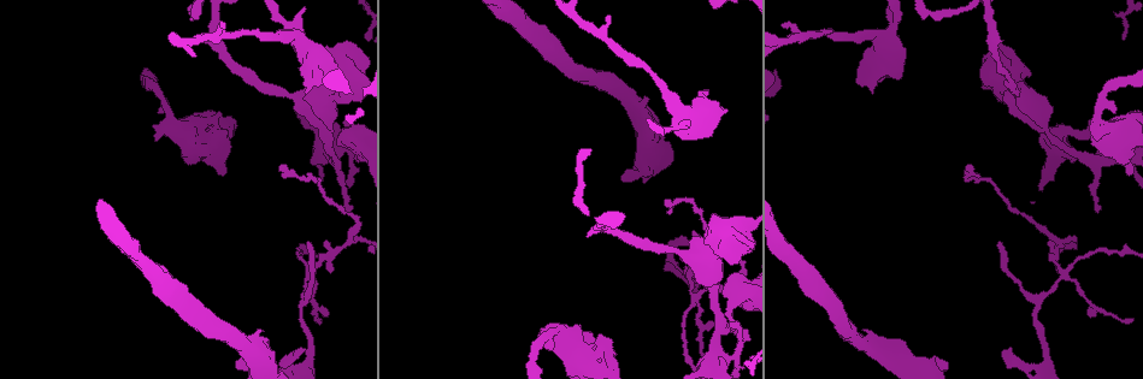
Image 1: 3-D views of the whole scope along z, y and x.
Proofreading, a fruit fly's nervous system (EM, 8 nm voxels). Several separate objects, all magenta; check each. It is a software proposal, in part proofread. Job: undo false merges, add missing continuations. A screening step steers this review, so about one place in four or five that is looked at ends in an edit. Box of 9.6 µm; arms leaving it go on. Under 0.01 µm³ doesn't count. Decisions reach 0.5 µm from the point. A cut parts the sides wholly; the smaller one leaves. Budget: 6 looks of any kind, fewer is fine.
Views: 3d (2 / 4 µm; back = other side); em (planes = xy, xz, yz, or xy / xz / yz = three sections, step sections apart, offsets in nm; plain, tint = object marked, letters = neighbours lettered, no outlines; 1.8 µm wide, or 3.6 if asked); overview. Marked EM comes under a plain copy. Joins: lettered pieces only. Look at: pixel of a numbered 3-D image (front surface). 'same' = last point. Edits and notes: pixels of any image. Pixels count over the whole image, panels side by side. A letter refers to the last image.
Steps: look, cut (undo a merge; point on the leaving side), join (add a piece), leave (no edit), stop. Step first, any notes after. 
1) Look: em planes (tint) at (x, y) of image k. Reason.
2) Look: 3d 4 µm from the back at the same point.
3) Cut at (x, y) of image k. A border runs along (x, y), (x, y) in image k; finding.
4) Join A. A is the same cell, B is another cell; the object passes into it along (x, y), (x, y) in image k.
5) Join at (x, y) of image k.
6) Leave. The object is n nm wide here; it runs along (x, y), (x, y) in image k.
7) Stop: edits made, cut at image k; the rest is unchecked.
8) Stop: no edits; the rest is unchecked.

Look: em 3.6 µm planes (letters) at (998, 243) of image 1. Branch stops here.

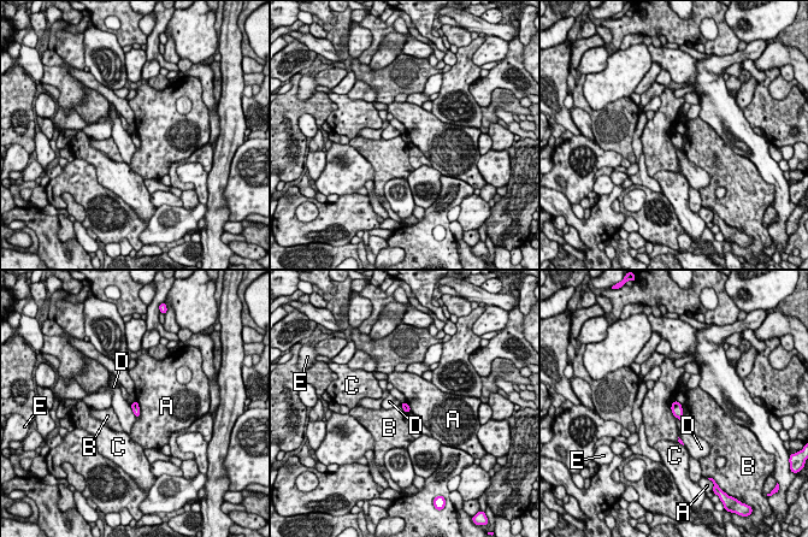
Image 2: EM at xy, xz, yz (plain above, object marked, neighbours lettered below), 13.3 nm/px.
Leave. The longest contact is with B, 260 nm; A, B, C, D and E are other cells; a border runs along (135, 400), (130, 403) in image 2; none of them fits.

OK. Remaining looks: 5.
Look: 3d 2 µm from the back at (1095, 211) of image 1. Tapers out.

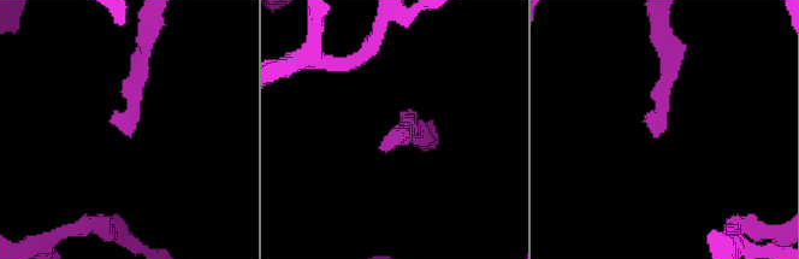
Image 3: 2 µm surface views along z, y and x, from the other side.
Look: em planes (letters) at (130, 137) of image 3. Need the tissue.

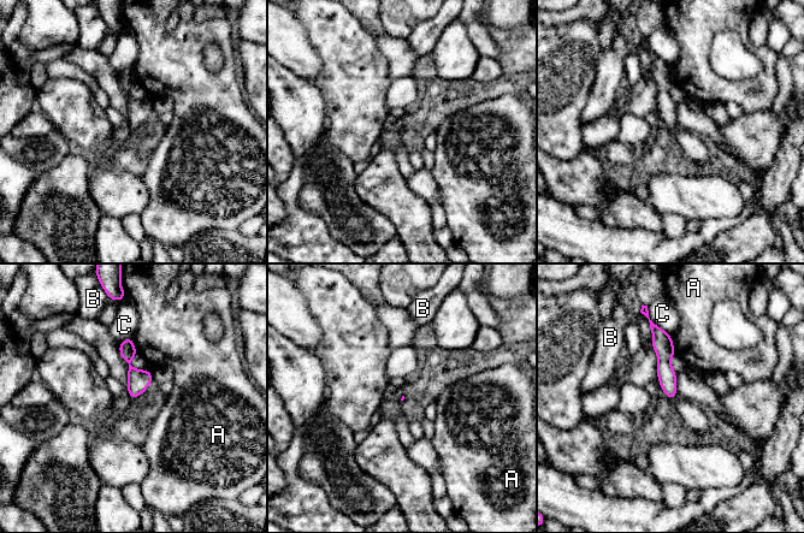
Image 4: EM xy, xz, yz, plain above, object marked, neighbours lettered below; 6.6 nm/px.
Leave. A, B and C are other cells; no lettered piece goes on from it.

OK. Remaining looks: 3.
Look: 3d 4 µm at (328, 141) of image 1. Four-way junction.

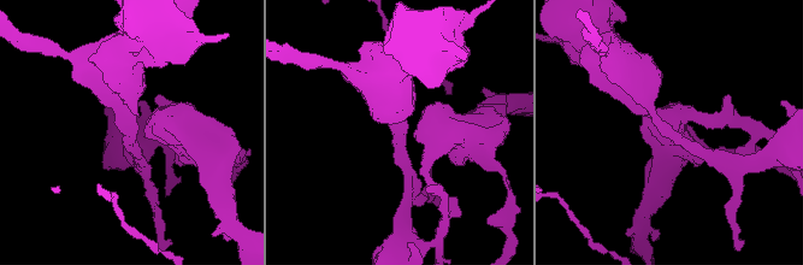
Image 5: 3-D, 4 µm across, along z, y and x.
Look: em planes (tint) at (400, 127) of image 5. 4 arms meet here; shape alone is not enough.

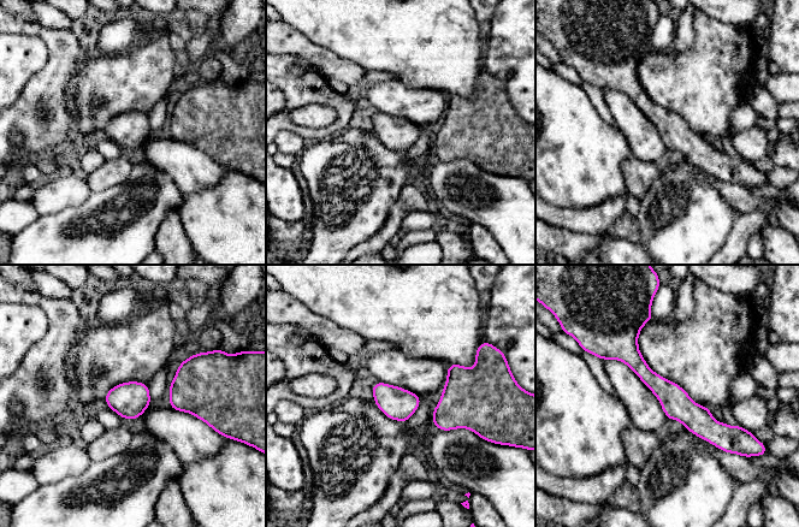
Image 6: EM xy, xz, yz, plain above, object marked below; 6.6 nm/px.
Look: em planes (letters) at the same point.

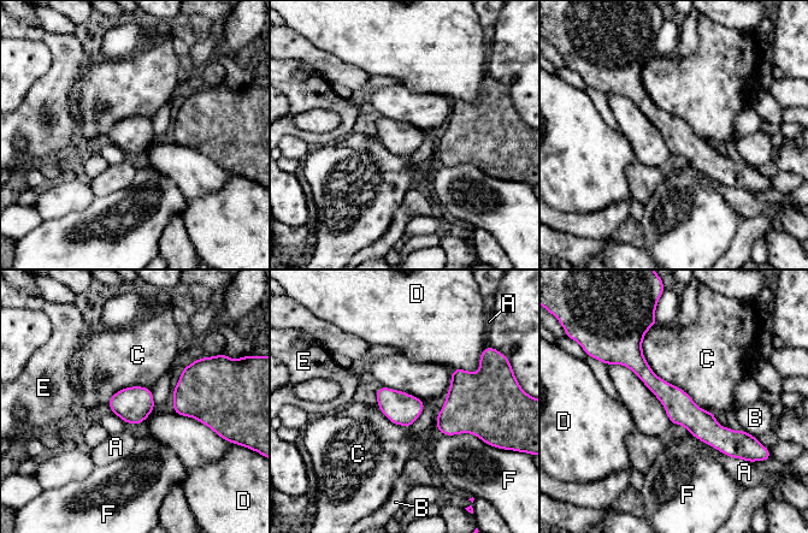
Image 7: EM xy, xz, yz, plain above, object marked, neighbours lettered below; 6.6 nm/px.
Leave. The object is 200 nm wide here; A, B, C, D, E and F are other cells; a border runs along (652, 325), (649, 367), (713, 414) in image 7; continuous, no second neuron.

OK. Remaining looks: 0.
Stop: no edits; the rest is unchecked.

